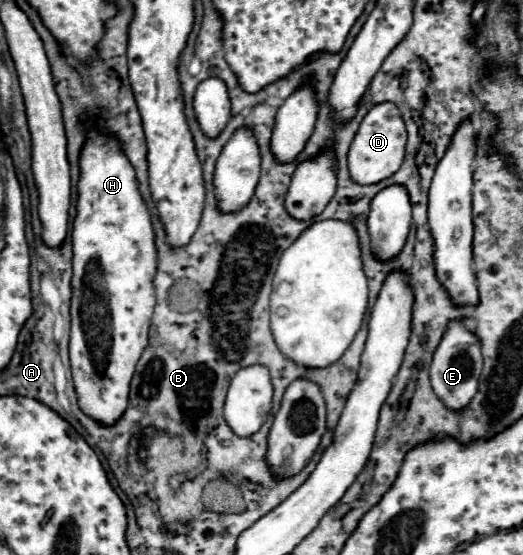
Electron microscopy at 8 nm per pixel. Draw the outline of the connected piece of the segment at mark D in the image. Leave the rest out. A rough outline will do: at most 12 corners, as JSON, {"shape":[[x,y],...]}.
{"shape":[[390,102],[374,106],[348,150],[362,186],[402,166],[406,126]]}

